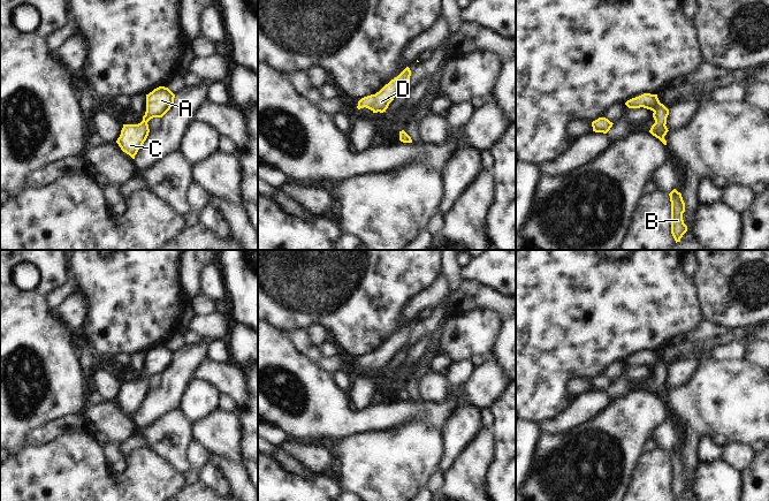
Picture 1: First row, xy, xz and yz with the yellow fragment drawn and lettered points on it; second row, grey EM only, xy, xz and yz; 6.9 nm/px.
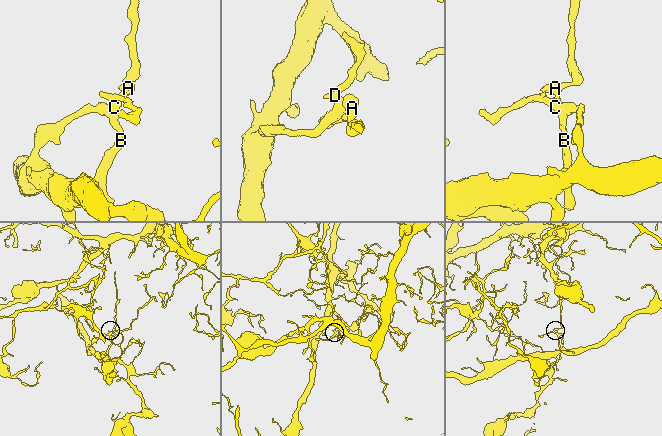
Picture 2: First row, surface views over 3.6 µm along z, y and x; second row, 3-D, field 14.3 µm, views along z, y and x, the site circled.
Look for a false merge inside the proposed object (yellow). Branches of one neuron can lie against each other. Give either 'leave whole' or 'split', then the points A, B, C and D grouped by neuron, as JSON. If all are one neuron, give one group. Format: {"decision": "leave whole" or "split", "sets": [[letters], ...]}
{"decision": "leave whole", "sets": [["A", "B", "C", "D"]]}

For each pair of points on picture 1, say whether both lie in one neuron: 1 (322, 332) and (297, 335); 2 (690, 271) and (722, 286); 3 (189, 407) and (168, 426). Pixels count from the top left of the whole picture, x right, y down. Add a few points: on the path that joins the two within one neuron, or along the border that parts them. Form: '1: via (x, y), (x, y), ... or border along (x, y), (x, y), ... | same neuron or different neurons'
1: border along (307, 329), (311, 339), (318, 346) | different neurons
2: border along (698, 262), (698, 268), (692, 278) | different neurons
3: border along (180, 409), (192, 423) | different neurons

